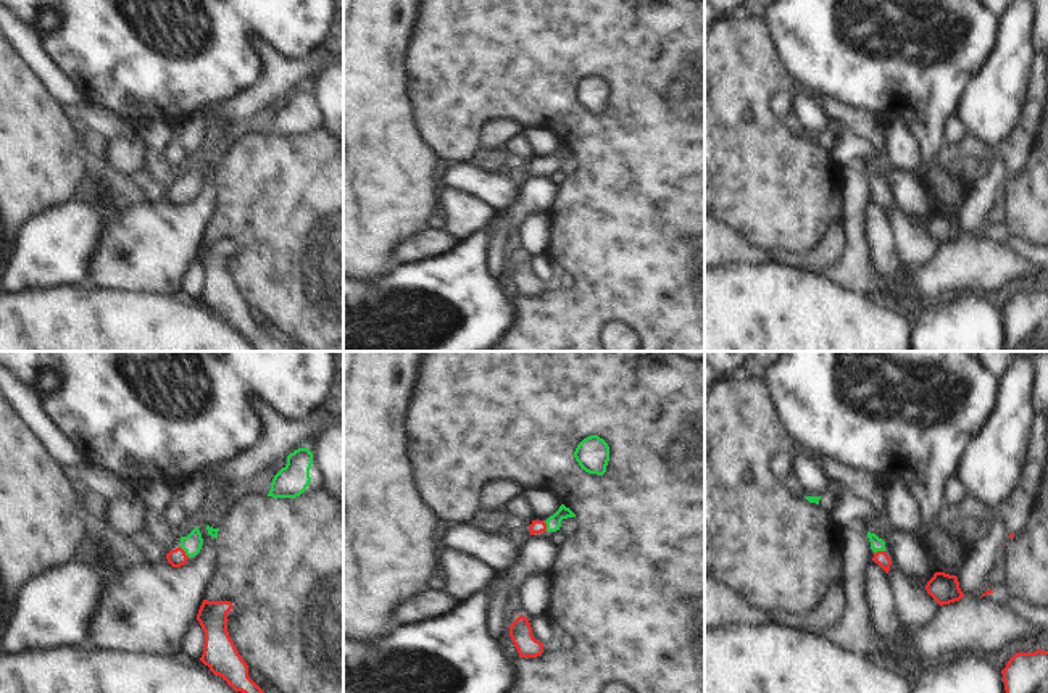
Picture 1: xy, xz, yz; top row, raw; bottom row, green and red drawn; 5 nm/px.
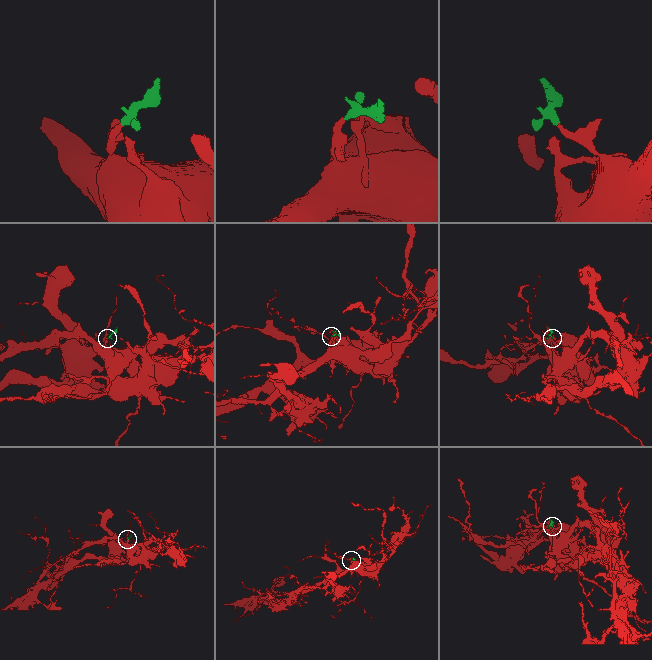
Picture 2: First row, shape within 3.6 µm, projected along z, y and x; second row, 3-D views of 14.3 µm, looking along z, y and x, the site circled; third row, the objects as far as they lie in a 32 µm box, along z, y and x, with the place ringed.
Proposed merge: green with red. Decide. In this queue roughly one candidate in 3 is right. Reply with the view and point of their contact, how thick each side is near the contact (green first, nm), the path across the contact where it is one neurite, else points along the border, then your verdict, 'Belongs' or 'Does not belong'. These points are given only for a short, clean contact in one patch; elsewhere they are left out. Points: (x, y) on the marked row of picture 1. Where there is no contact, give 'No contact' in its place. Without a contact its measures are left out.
Touches green at xy (184, 550). Thickness 100 nm (green) against 90 nm. Path across: xy (192, 543), (184, 550), (176, 558). Belongs

